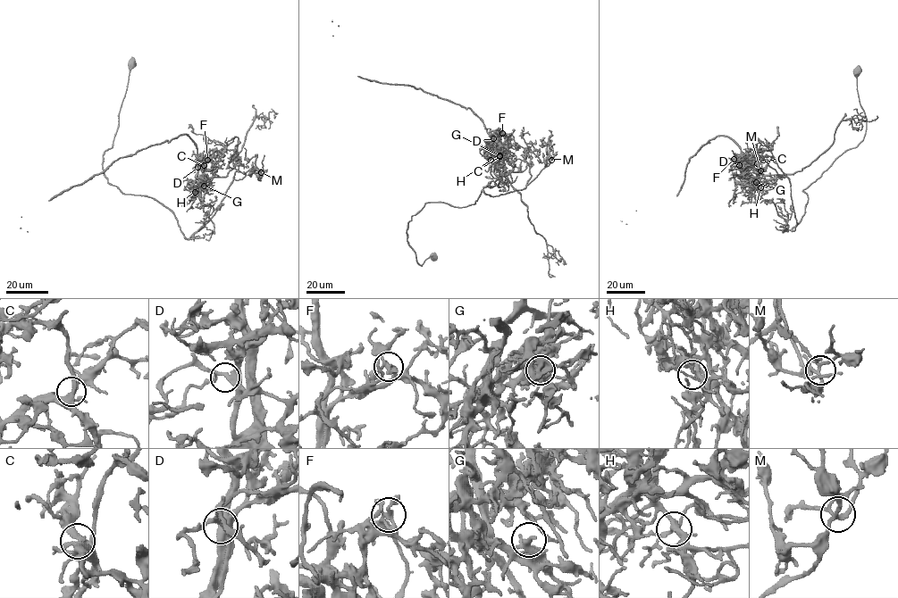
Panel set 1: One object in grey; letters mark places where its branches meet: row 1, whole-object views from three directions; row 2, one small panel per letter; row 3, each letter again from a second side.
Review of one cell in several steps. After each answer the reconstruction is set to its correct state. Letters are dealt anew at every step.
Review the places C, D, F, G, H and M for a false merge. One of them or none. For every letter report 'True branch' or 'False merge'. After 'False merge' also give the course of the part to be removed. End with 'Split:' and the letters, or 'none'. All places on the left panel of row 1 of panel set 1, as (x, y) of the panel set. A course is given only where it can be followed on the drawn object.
C: True branch
D: True branch
F: False merge. Course of the part to remove: (207, 159), (237, 137), (225, 197), (188, 238), (168, 208), (108, 182), (104, 153), (132, 57)
G: True branch
H: True branch
M: True branch
Split: F

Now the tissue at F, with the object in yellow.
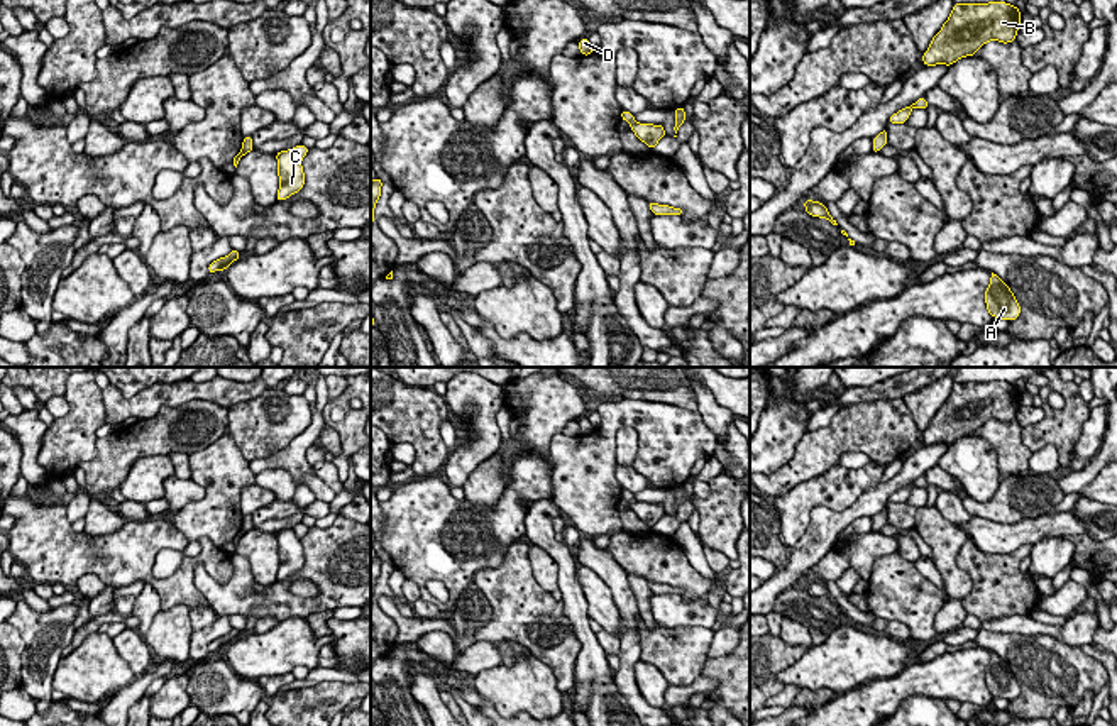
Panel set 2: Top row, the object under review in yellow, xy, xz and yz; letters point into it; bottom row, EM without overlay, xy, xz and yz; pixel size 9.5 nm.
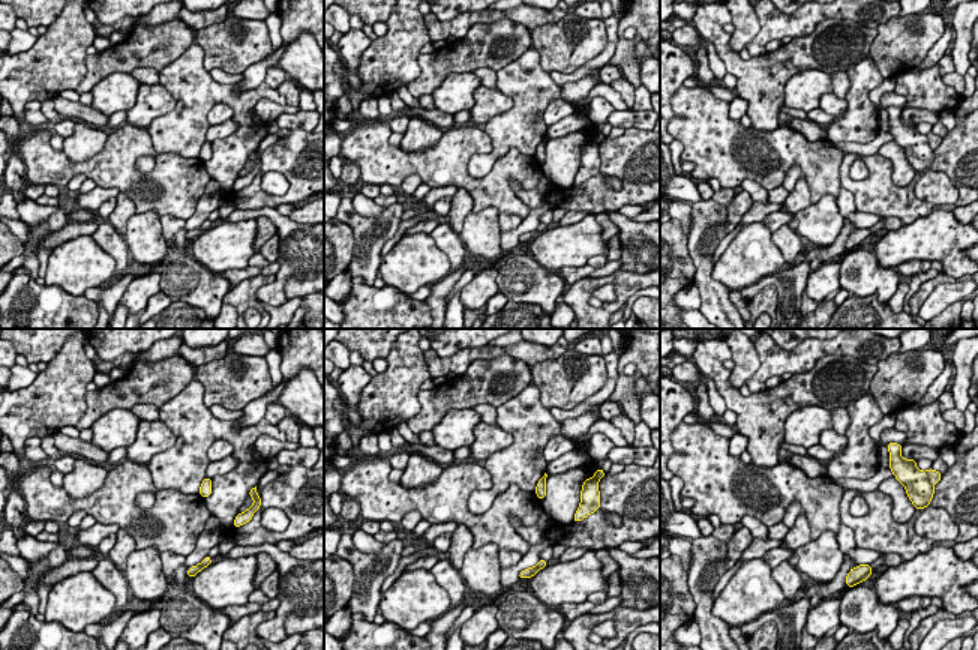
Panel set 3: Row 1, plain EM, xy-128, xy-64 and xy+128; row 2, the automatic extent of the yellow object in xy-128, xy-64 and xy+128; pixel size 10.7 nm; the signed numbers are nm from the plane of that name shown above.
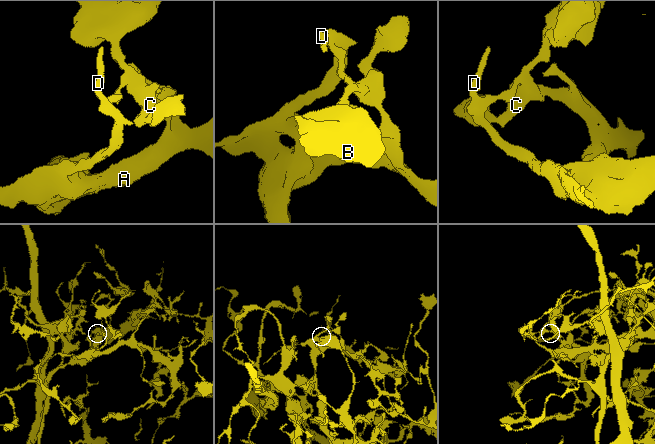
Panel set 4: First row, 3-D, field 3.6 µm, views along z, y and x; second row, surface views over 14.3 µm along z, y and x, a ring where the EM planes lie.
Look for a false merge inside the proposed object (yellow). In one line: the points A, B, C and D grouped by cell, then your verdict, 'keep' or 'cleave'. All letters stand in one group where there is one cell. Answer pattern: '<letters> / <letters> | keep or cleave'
A D / B C | cleave

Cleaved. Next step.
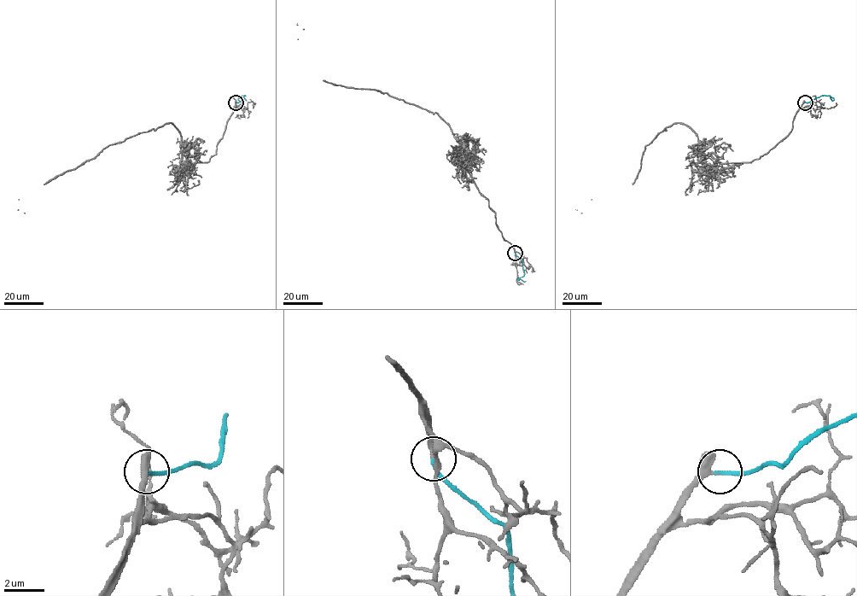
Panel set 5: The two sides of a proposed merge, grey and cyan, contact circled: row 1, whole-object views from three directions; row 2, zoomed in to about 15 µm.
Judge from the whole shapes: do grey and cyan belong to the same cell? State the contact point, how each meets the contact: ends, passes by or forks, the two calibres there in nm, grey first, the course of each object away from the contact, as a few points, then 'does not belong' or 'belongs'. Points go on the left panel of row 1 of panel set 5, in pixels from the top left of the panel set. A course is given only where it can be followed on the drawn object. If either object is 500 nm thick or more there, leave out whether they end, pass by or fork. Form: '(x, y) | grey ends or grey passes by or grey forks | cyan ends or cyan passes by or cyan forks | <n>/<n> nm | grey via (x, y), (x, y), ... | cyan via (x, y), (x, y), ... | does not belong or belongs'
(236, 102) | grey passes by | cyan ends | 240/150 nm | grey via (236, 102), (216, 154), (208, 162), (183, 164), (182, 136), (166, 123), (110, 144), (56, 176), (18, 209) | cyan via (236, 102), (242, 101), (245, 96), (241, 96), (246, 100) | belongs

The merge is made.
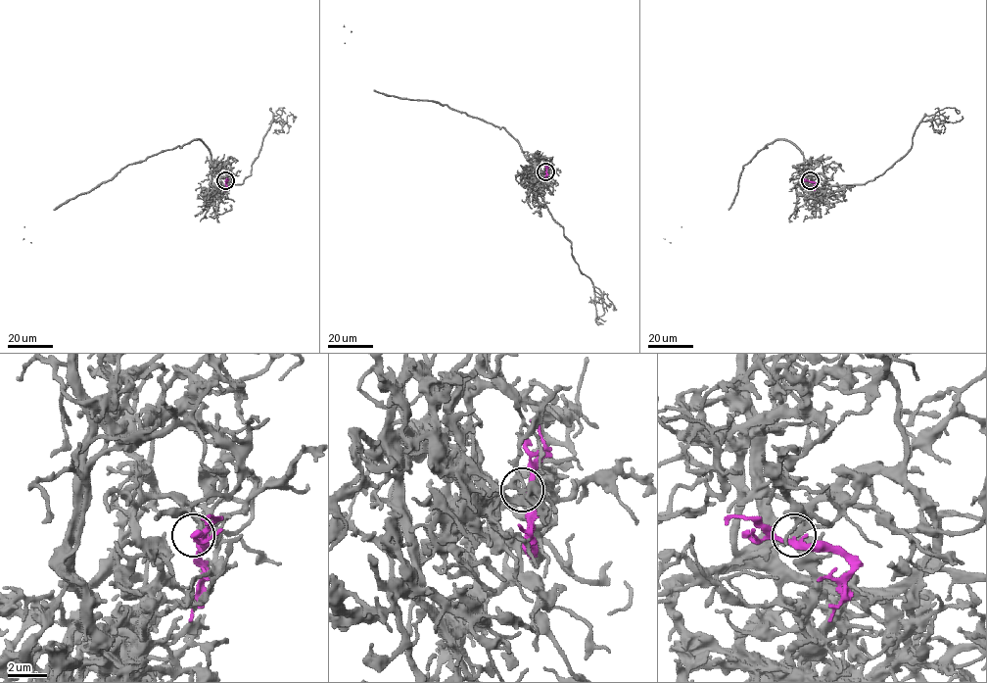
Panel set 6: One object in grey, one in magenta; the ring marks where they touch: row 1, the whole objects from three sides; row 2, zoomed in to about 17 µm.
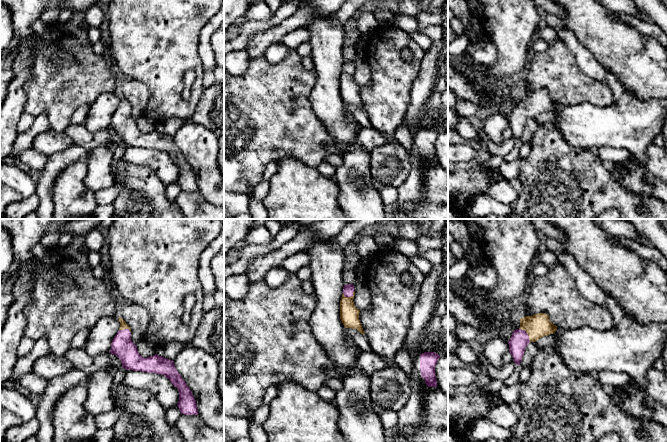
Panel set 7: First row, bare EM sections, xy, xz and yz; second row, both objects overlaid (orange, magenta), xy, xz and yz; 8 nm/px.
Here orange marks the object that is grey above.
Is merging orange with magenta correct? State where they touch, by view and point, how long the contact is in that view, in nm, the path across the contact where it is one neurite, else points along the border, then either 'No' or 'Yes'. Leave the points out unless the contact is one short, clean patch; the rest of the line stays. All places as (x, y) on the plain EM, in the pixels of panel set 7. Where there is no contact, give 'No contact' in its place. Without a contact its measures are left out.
Touches orange at yz (526, 108). Shared border 140 nm. Path across: yz (539, 101), (526, 108), (519, 116). Yes

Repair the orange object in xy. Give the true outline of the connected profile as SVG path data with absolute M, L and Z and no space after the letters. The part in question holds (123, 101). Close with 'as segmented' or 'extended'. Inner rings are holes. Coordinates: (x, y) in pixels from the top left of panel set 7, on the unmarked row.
M119 93L120 104L111 119L110 129L116 131L127 146L142 147L164 151L178 165L178 184L181 190L198 191L196 176L193 169L186 161L182 152L175 144L174 137L158 132L142 133L137 127L137 122L131 116L131 105Z | extended

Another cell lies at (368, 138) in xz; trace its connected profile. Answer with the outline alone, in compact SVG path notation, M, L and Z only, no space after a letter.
M363 127L358 133L357 140L363 149L370 152L373 148L386 144L391 138L373 127Z

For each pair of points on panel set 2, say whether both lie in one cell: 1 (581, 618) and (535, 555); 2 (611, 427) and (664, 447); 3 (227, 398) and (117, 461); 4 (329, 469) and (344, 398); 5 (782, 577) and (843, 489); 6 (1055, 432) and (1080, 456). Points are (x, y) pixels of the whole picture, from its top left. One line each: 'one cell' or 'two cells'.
1: two cells
2: one cell
3: two cells
4: two cells
5: two cells
6: two cells

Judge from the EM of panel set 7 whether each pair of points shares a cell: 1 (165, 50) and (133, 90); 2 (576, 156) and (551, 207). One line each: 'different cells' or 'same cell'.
1: different cells
2: same cell

